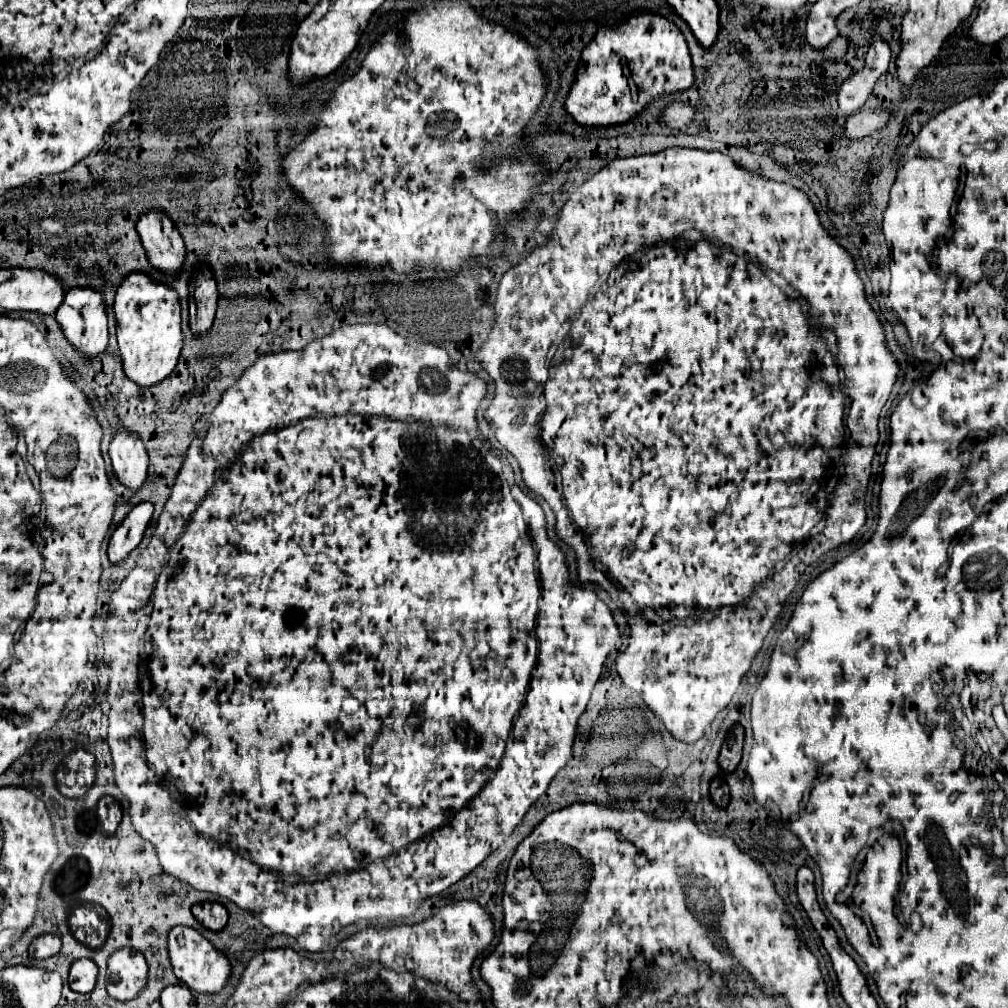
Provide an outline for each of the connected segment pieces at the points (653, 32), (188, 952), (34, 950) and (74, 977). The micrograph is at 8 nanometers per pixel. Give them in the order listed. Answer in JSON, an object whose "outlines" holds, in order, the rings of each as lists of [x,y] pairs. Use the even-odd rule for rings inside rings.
{"outlines":[[[[635,10],[619,24],[601,26],[585,46],[577,80],[565,100],[565,108],[579,124],[621,124],[639,114],[649,100],[687,90],[691,84],[691,56],[681,30],[659,14]]],[[[175,926],[169,930],[167,936],[167,950],[171,958],[171,966],[175,976],[185,982],[195,992],[219,992],[229,976],[229,960],[213,948],[211,942],[207,942],[195,928],[187,926]]],[[[37,936],[31,946],[29,946],[29,956],[31,958],[49,958],[49,956],[55,956],[57,952],[61,950],[61,940],[57,936]]],[[[79,958],[69,968],[69,988],[73,992],[91,992],[97,982],[97,964],[89,958]]]]}

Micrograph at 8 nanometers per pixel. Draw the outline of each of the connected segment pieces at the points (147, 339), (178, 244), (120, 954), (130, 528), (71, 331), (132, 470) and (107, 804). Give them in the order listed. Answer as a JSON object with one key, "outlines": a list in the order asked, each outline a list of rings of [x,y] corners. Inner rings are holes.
{"outlines":[[[[131,272],[117,288],[113,310],[125,374],[139,386],[151,386],[169,376],[183,348],[179,294],[173,288],[161,286],[145,272]]],[[[147,210],[137,218],[135,228],[151,264],[167,274],[179,272],[185,260],[185,244],[173,220],[163,210]]],[[[119,948],[107,960],[107,992],[117,1000],[131,1000],[145,986],[147,962],[133,948]]],[[[139,502],[131,508],[131,512],[125,516],[125,520],[115,528],[111,540],[109,540],[109,560],[119,562],[129,556],[129,552],[141,542],[143,532],[147,530],[147,524],[153,516],[153,504],[151,502]]],[[[77,286],[77,288],[69,288],[65,294],[65,300],[61,302],[61,306],[55,312],[57,322],[61,324],[63,334],[67,336],[67,340],[79,350],[83,352],[87,358],[93,358],[101,352],[105,352],[107,348],[107,306],[105,306],[105,298],[89,288],[89,286]]],[[[119,430],[109,444],[109,458],[117,478],[129,488],[129,492],[135,494],[147,478],[149,464],[141,436],[131,430]]],[[[103,796],[97,804],[97,814],[101,820],[101,828],[105,834],[113,834],[117,824],[121,822],[121,804],[113,796]]]]}

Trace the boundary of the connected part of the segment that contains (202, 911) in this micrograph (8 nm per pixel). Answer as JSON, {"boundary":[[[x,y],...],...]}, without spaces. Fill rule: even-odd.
{"boundary":[[[203,902],[193,906],[193,916],[197,918],[197,922],[209,930],[221,930],[227,924],[227,910],[223,904],[217,902]]]}

